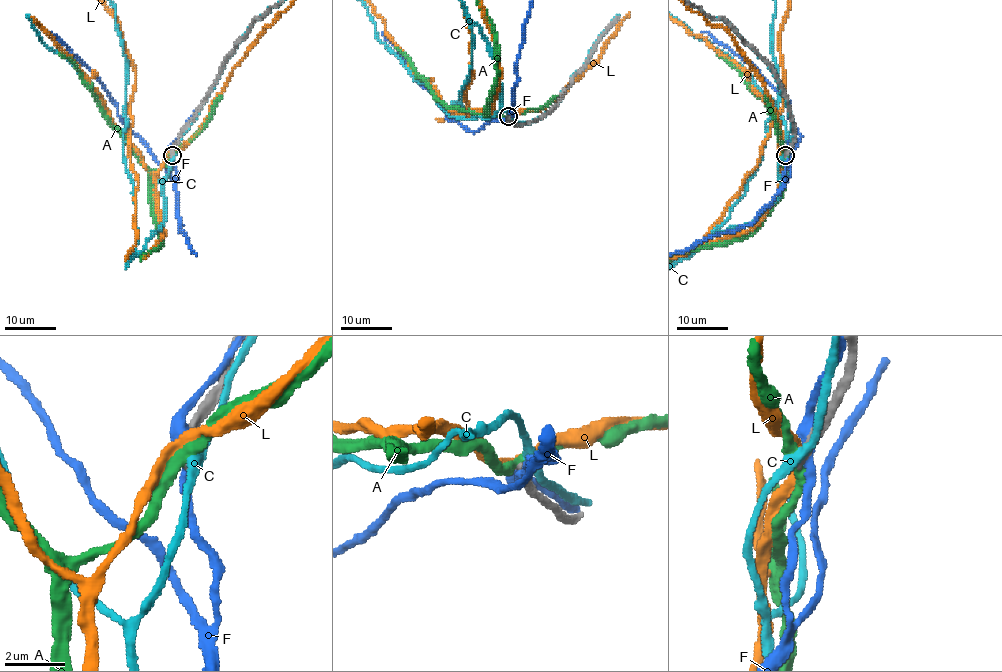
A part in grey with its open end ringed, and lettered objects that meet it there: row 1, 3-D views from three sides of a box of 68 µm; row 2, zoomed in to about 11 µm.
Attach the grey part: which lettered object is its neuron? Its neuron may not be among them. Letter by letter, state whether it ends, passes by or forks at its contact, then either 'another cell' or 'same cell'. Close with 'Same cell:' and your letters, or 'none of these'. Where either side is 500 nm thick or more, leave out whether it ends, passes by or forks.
A: it passes by; another cell
C: it passes by; another cell
F: it passes by; another cell
L: it passes by; another cell
Same cell: none of these

